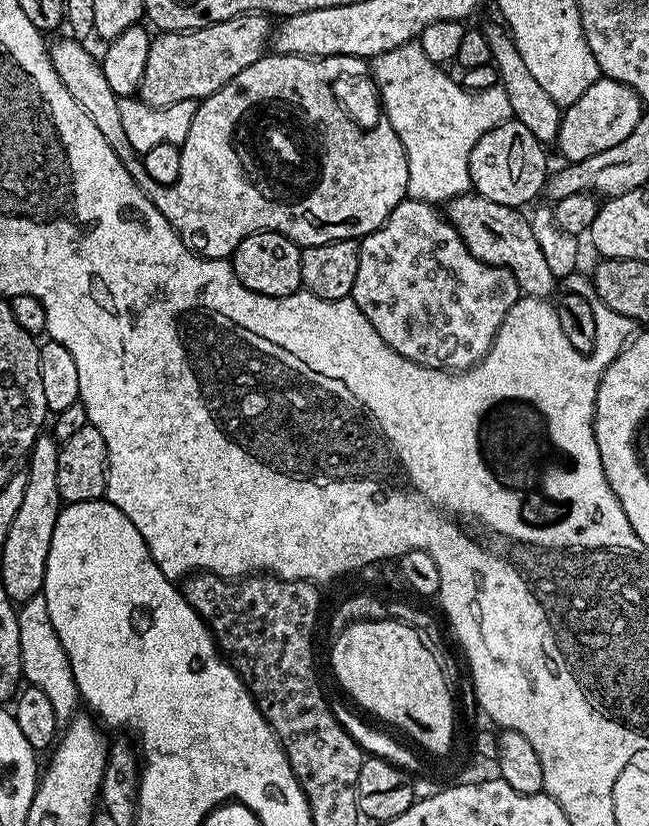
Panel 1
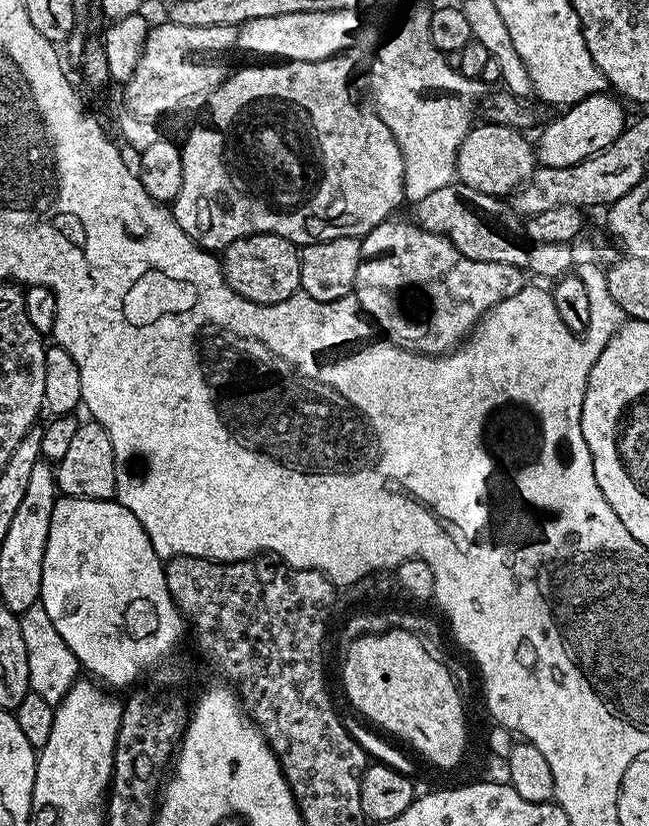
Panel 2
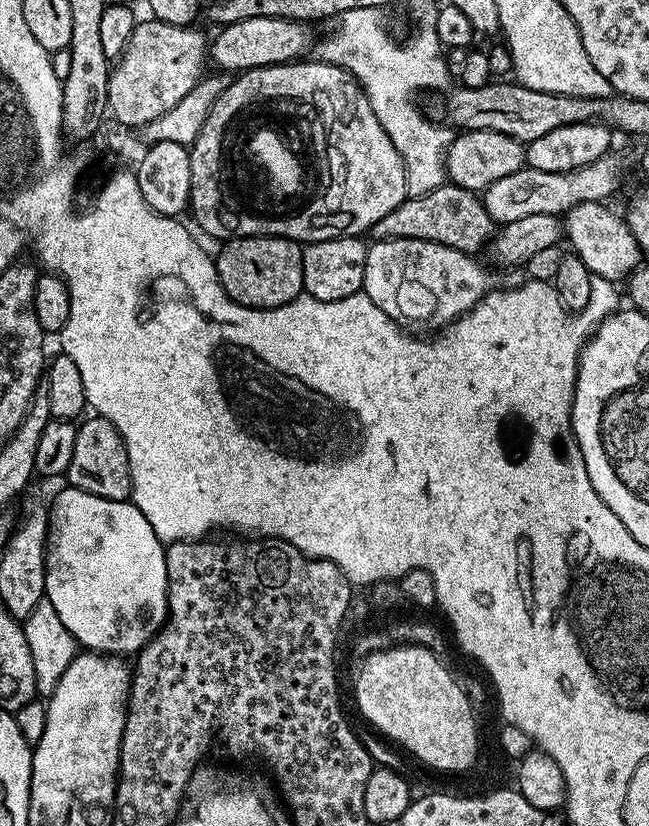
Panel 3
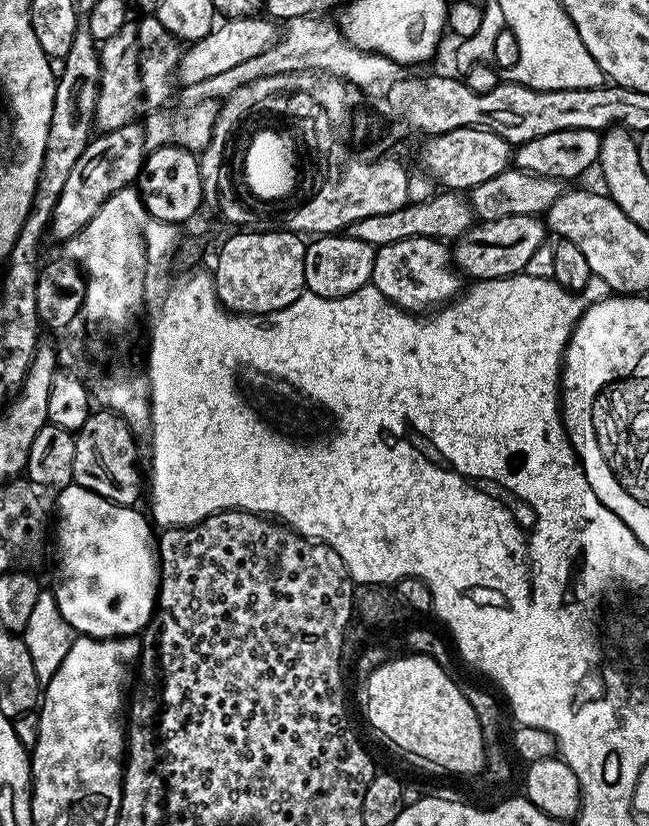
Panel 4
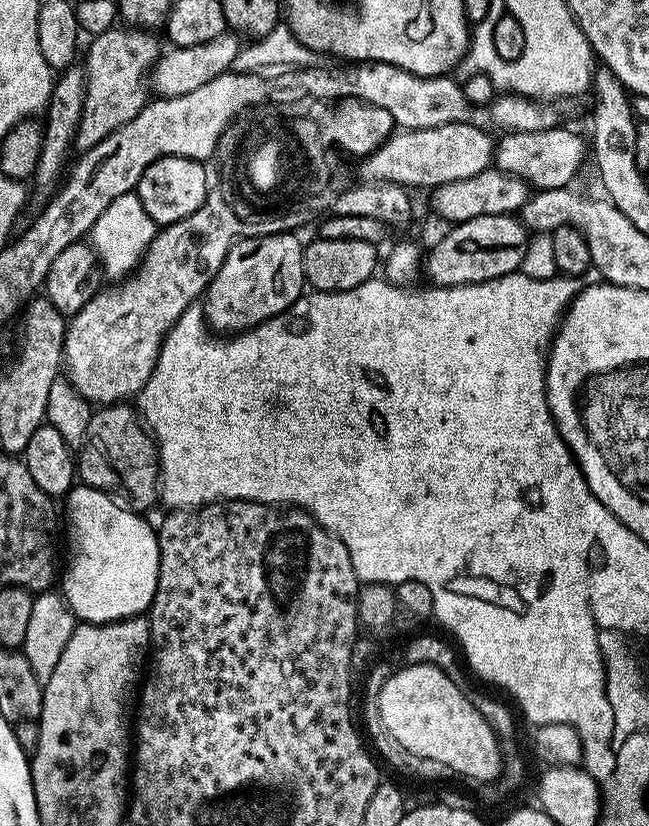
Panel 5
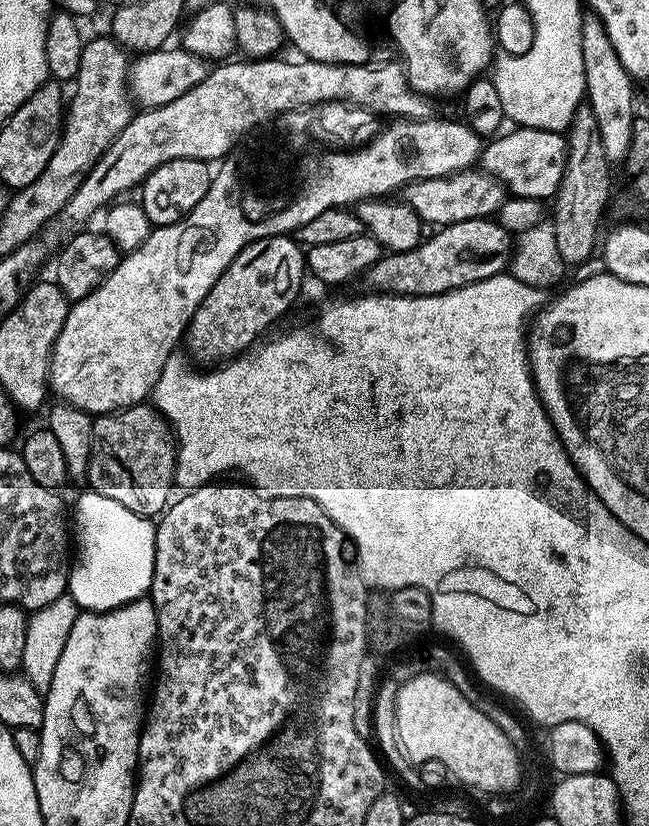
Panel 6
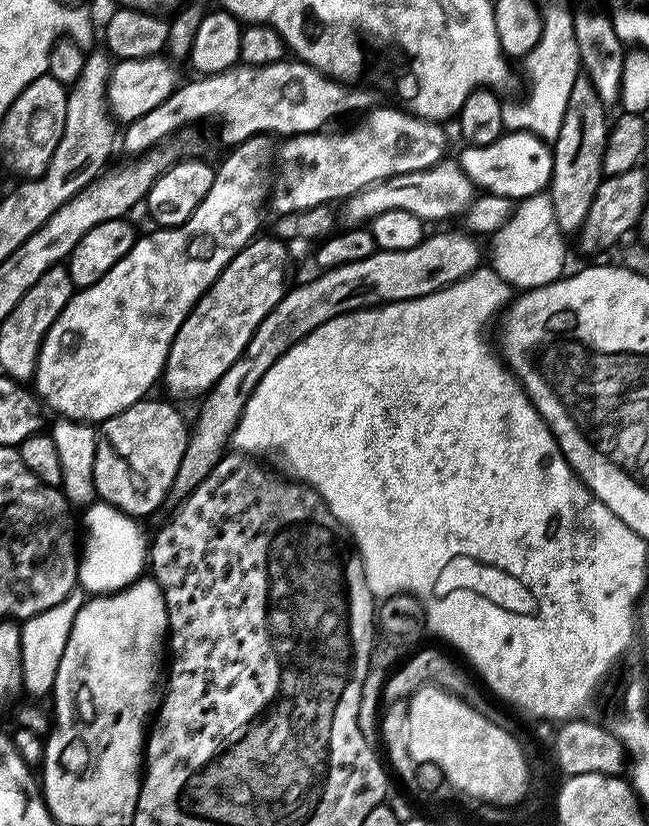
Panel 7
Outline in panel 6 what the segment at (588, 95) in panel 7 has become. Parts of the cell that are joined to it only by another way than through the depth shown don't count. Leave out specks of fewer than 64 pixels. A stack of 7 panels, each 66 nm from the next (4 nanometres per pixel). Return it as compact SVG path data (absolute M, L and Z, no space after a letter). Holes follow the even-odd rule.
M581 106L576 109L574 115L572 115L572 121L568 123L568 130L566 133L566 143L568 145L568 153L566 154L566 166L564 167L564 173L562 174L562 182L558 186L554 197L554 205L556 204L556 209L553 210L552 216L550 212L550 223L554 226L554 238L558 242L558 254L564 259L565 265L572 266L582 266L586 261L593 259L595 250L598 248L598 236L596 240L596 231L600 228L600 215L604 212L604 207L608 204L608 168L610 168L610 161L606 158L606 150L602 150L602 134L598 134L598 122L594 118L592 109L587 106Z

